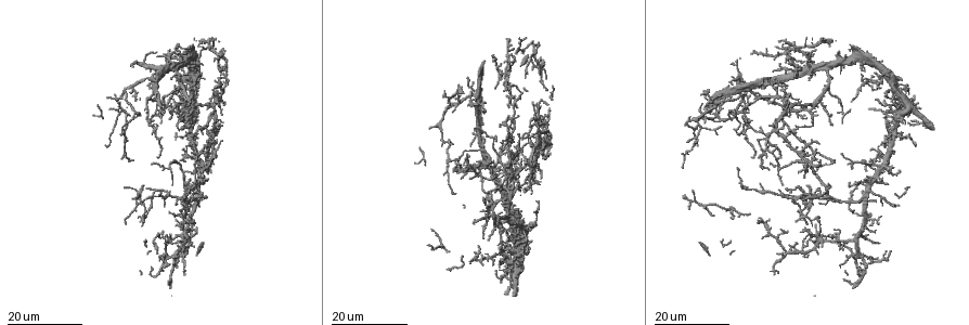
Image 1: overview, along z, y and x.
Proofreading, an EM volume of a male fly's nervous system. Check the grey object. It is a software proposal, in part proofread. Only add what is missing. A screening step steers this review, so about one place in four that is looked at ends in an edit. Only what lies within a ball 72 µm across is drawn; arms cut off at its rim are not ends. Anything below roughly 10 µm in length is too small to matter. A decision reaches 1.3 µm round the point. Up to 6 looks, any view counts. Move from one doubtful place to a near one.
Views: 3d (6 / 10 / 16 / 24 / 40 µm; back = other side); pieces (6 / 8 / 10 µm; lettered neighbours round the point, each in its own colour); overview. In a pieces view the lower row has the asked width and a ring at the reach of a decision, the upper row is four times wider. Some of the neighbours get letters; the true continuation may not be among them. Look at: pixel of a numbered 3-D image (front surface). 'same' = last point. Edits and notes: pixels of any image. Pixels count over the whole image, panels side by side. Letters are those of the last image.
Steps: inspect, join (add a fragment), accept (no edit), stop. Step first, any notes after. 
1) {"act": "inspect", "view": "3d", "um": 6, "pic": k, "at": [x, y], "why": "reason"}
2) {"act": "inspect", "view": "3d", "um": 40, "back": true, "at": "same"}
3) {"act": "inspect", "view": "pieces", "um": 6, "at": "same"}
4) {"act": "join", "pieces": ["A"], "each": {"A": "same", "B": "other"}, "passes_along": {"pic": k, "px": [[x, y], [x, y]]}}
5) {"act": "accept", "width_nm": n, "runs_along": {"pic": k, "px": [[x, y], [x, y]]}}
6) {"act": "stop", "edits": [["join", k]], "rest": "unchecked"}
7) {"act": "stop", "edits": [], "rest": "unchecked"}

{"act": "inspect", "view": "3d", "um": 16, "pic": 1, "at": [888, 185], "why": "tapers out"}

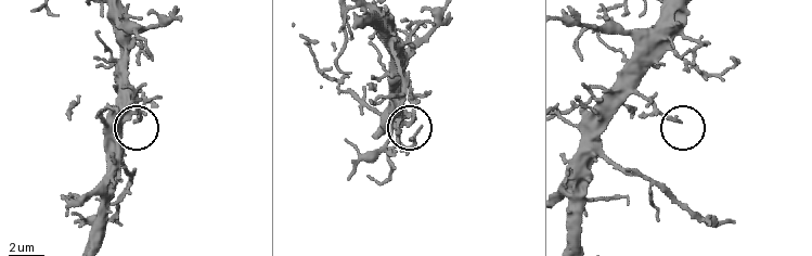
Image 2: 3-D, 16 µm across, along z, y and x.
{"act": "inspect", "view": "pieces", "um": 6, "pic": 2, "at": [408, 124]}

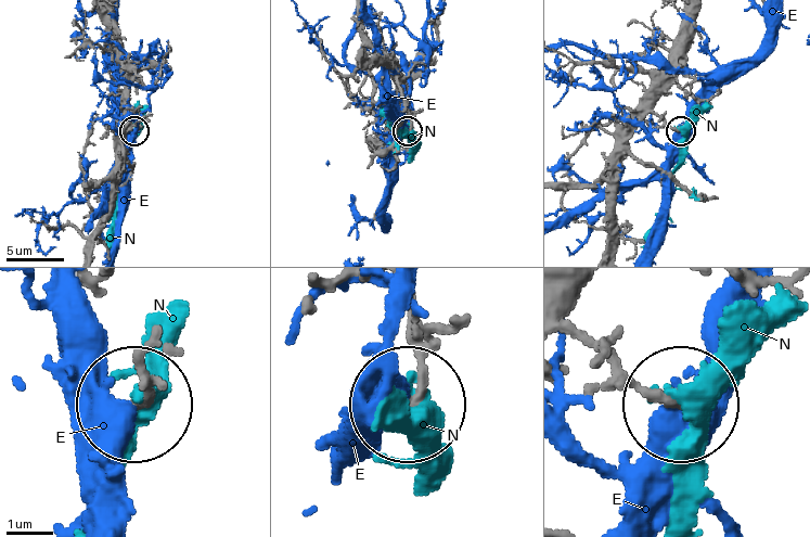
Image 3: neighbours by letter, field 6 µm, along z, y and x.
{"act": "accept", "each": {"E": "other", "N": "other"}, "found": "no lettered fragment goes on from it"}

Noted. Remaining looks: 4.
{"act": "inspect", "view": "3d", "um": 24, "pic": 1, "at": [878, 223], "why": "an open end"}

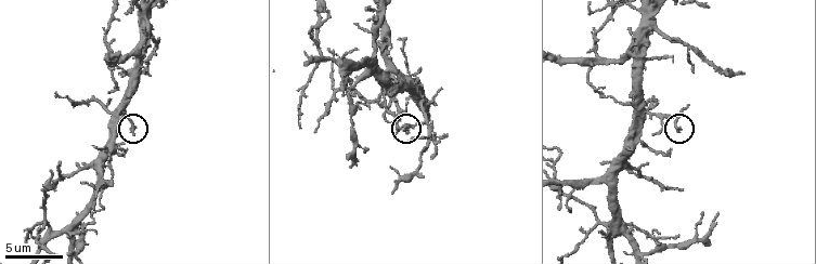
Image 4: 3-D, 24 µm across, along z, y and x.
{"act": "inspect", "view": "pieces", "um": 10, "pic": 4, "at": [680, 128]}

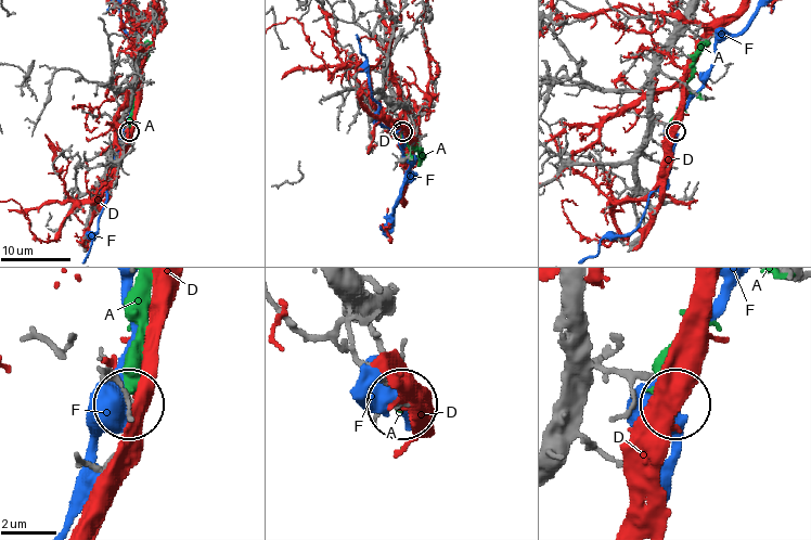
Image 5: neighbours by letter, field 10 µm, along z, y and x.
{"act": "accept", "each": {"A": "other", "D": "other", "F": "other"}, "runs_along": {"pic": 5, "px": [[670, 42], [658, 68], [652, 112], [676, 131]]}, "found": "none of them fits"}

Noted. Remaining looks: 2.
{"act": "inspect", "view": "3d", "um": 24, "pic": 1, "at": [133, 158], "why": "branch stops here"}

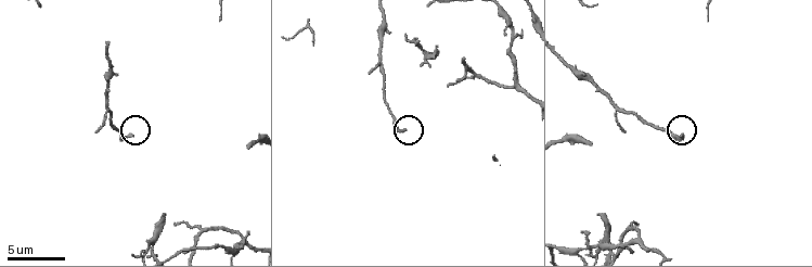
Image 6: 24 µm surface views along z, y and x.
{"act": "inspect", "view": "pieces", "um": 6, "pic": 6, "at": [406, 127], "why": "what lies round it"}

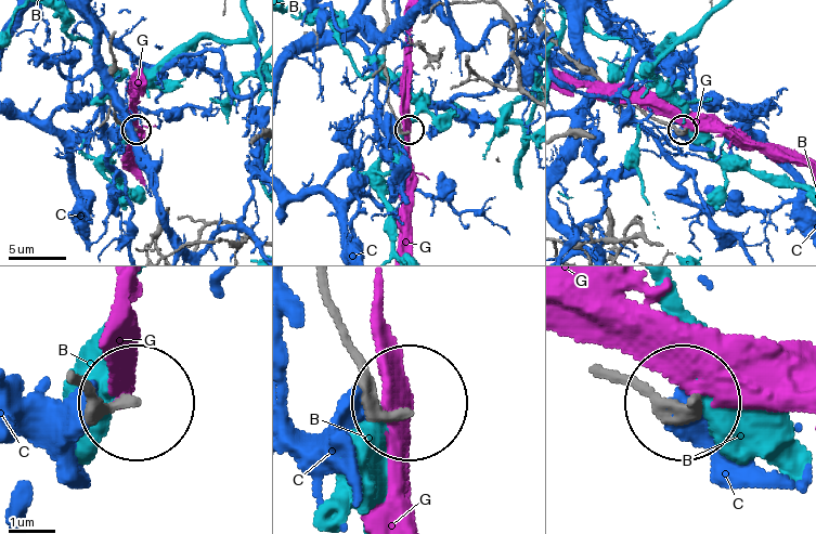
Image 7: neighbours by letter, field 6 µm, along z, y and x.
{"act": "accept", "each": {"B": "other", "C": "other", "G": "other"}, "runs_along": {"pic": 7, "px": [[73, 374], [128, 408]]}, "found": "no lettered fragment goes on from it"}

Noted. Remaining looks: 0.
{"act": "stop", "edits": [], "rest": "unchecked"}

